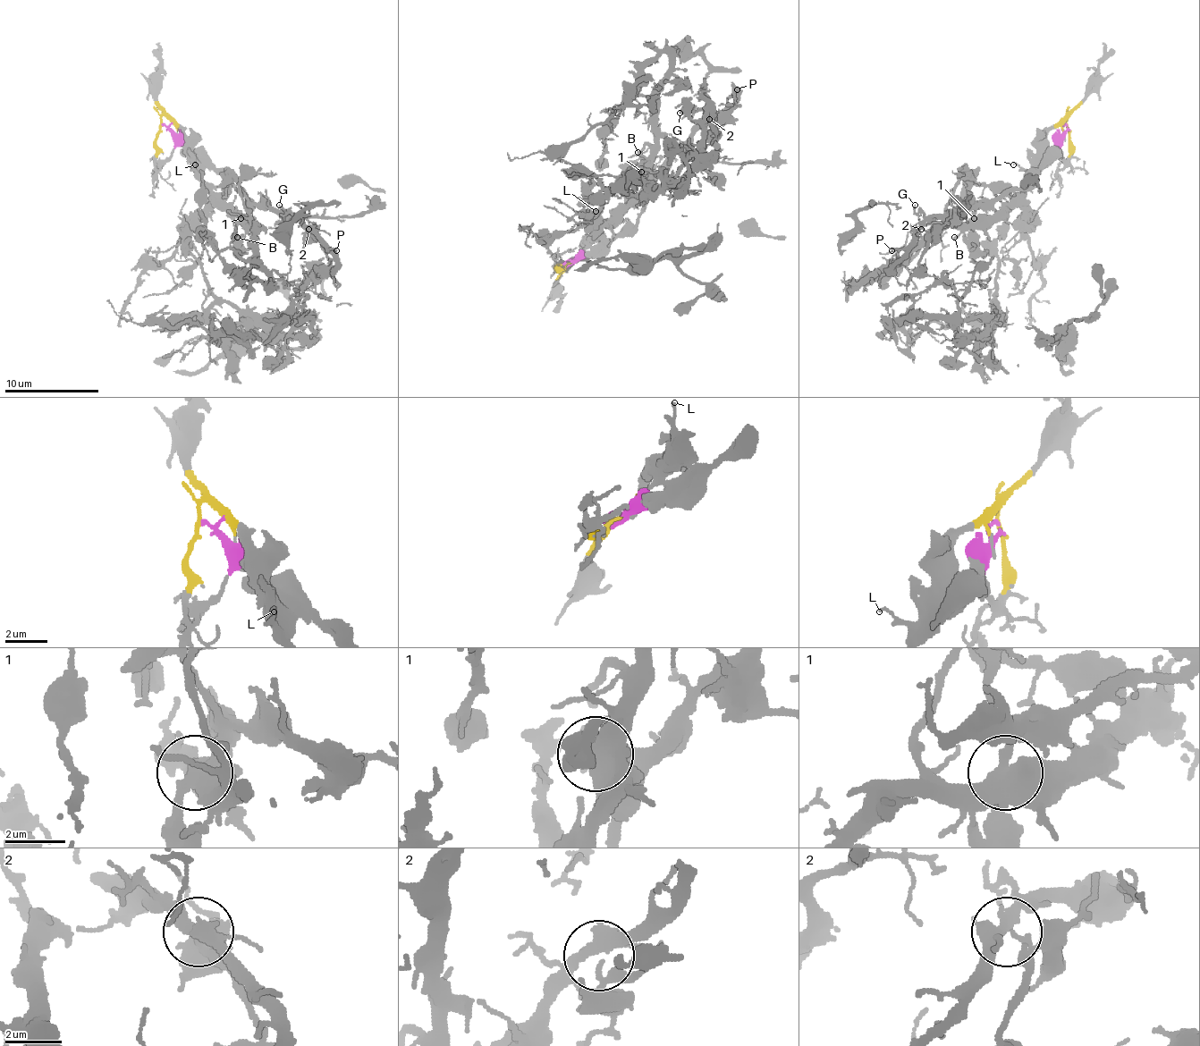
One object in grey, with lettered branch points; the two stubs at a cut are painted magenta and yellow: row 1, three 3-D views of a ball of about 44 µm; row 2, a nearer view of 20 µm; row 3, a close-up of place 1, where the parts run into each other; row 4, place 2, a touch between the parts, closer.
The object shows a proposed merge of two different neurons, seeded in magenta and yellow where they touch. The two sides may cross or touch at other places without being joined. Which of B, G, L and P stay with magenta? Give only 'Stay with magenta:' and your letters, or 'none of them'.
Stay with magenta: G, P

